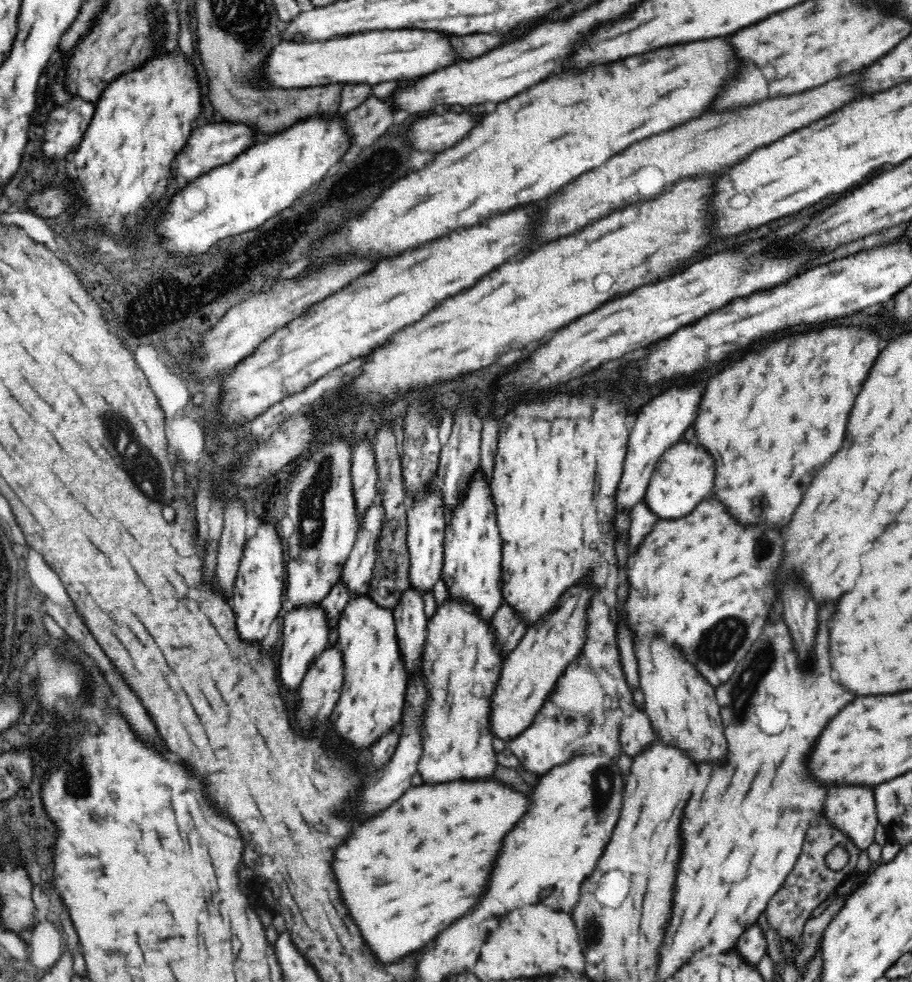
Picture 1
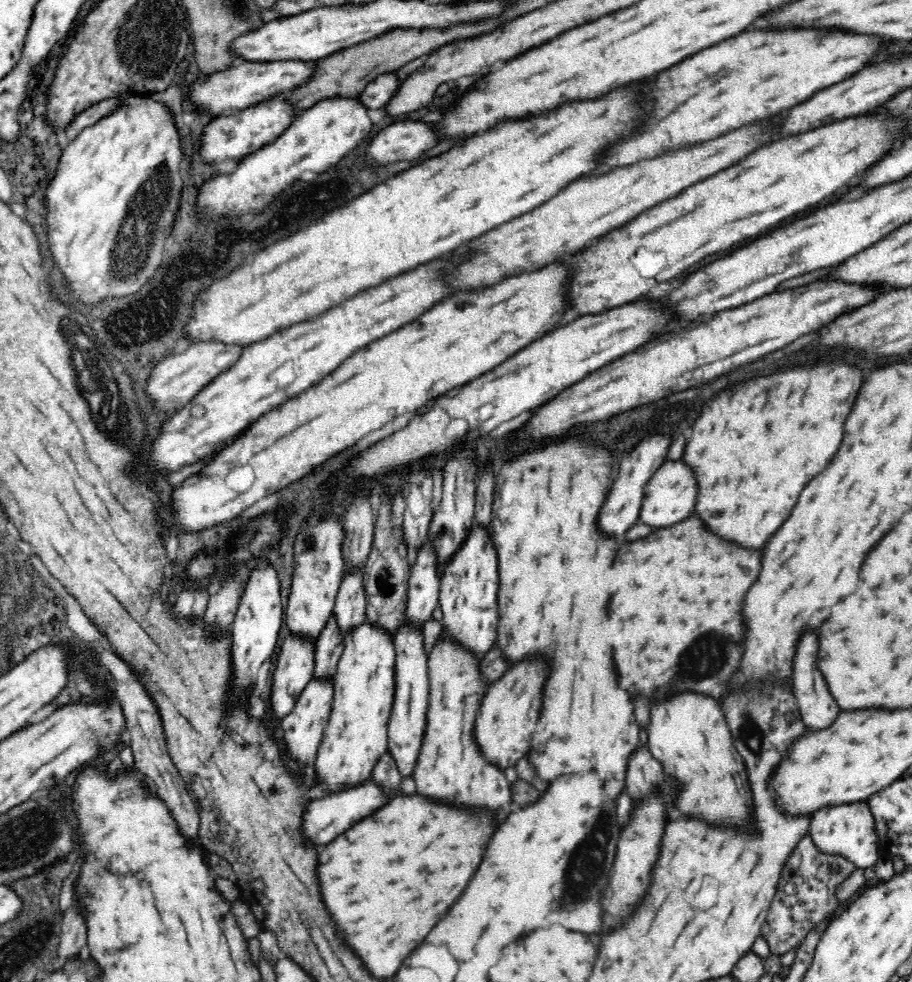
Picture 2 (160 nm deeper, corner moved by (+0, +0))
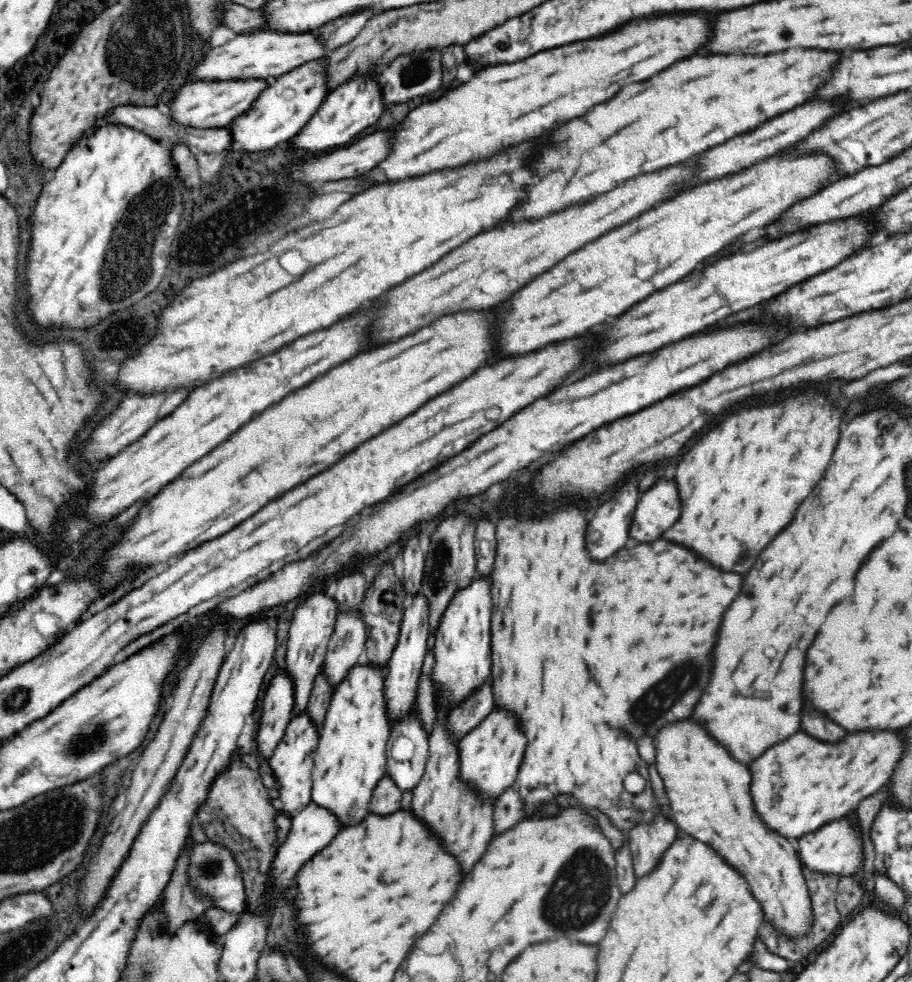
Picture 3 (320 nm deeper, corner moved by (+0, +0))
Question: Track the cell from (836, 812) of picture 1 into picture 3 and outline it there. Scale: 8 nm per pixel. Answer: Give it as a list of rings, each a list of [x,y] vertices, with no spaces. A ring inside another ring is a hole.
[[[848,815],[830,821],[810,834],[805,834],[795,843],[800,864],[808,867],[812,873],[820,873],[820,875],[832,875],[838,878],[850,876],[854,870],[860,868],[860,864],[864,860],[862,833],[852,829]]]

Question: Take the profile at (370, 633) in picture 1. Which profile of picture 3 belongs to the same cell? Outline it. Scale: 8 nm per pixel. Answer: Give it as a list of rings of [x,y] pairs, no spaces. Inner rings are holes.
[[[363,661],[351,668],[334,690],[324,724],[319,730],[311,774],[311,802],[336,816],[340,830],[360,824],[369,812],[373,790],[387,774],[387,742],[391,733],[384,703],[386,667],[366,665]]]

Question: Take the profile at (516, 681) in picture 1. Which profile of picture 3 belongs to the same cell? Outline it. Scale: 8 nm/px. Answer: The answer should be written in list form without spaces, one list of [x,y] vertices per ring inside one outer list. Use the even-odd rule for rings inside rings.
[[[493,710],[478,726],[458,742],[460,779],[480,801],[494,803],[516,780],[520,762],[526,750],[526,737],[520,731],[516,717],[505,710]]]

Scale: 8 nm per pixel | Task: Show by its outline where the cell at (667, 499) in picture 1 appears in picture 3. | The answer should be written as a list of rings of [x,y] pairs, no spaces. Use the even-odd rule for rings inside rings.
[[[673,477],[658,479],[656,486],[641,493],[629,538],[632,544],[654,542],[680,518],[680,495]]]

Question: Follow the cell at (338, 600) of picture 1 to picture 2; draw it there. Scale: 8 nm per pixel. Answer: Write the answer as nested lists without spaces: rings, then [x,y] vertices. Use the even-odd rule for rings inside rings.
[[[330,617],[315,644],[312,679],[332,679],[344,650],[344,642],[336,619]]]

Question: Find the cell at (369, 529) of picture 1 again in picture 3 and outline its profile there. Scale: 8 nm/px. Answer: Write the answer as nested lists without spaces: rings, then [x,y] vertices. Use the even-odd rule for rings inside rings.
[[[362,613],[337,615],[322,668],[332,692],[351,672],[351,668],[363,661],[367,632],[362,618]]]

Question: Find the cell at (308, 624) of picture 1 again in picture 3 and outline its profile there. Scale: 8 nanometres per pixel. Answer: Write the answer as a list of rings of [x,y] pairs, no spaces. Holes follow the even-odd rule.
[[[278,671],[271,680],[262,702],[262,716],[256,726],[257,753],[268,760],[285,735],[293,716],[294,685],[286,671]]]

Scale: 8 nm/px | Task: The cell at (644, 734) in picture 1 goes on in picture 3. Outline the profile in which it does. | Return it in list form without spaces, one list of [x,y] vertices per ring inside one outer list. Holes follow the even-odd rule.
[[[659,813],[656,822],[640,823],[627,832],[627,845],[636,881],[648,876],[661,863],[670,846],[674,846],[677,829],[671,819]]]

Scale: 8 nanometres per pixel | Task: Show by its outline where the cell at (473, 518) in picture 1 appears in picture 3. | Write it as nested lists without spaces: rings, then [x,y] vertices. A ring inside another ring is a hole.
[[[476,577],[472,586],[460,590],[442,617],[433,648],[434,662],[429,677],[436,709],[452,712],[491,678],[492,616],[491,582]]]

